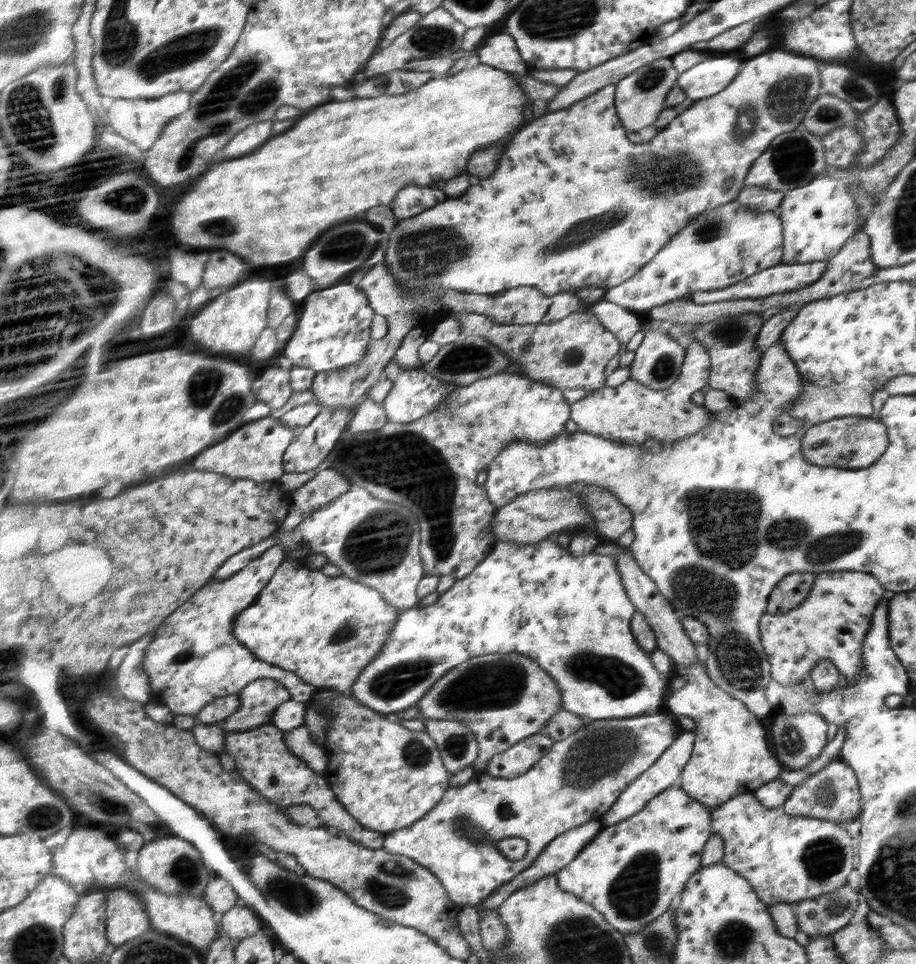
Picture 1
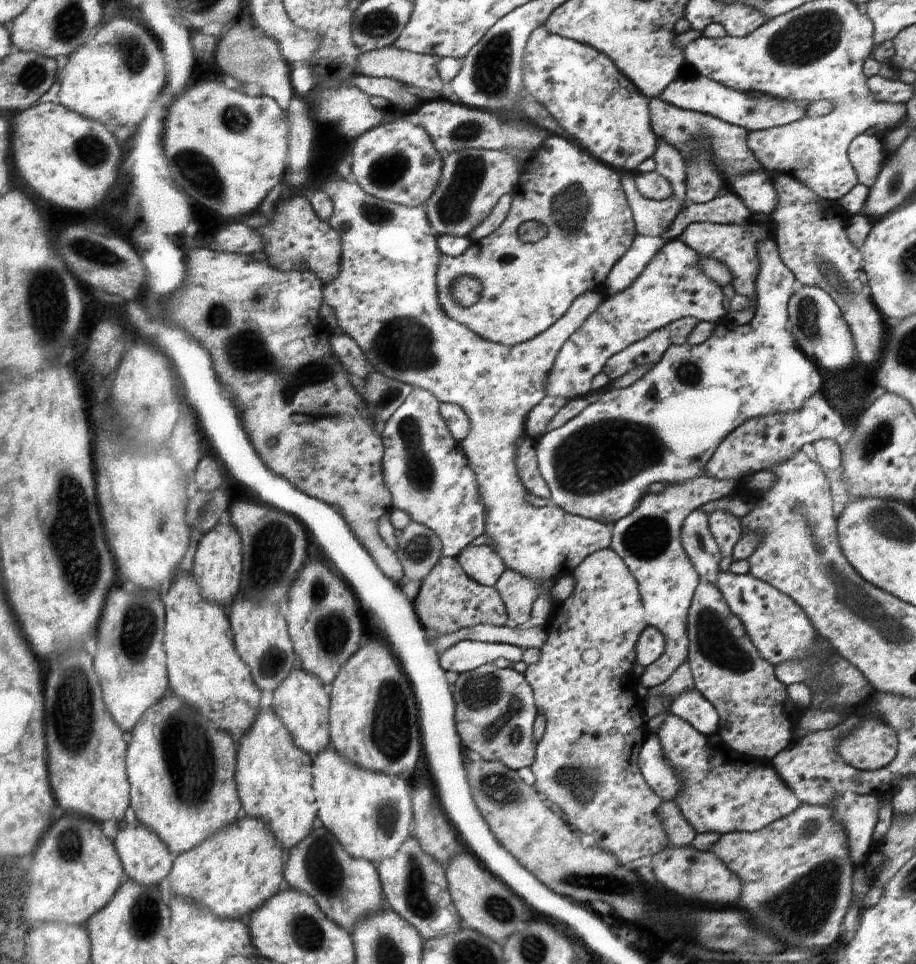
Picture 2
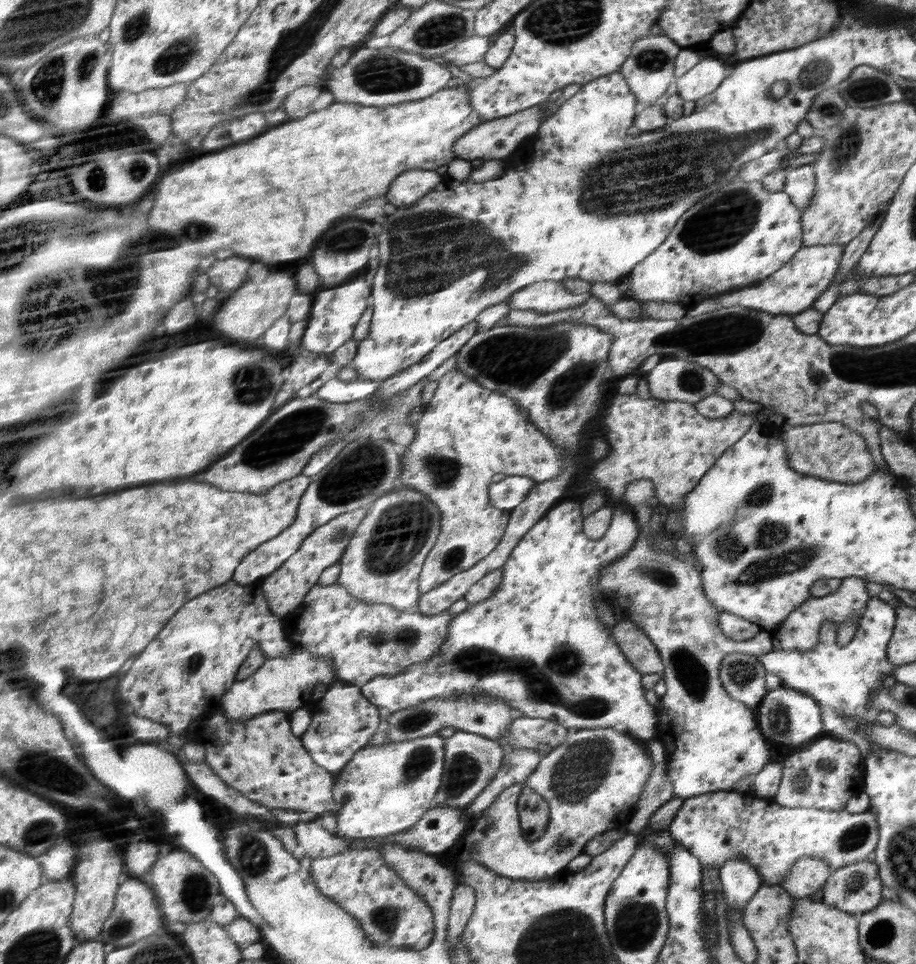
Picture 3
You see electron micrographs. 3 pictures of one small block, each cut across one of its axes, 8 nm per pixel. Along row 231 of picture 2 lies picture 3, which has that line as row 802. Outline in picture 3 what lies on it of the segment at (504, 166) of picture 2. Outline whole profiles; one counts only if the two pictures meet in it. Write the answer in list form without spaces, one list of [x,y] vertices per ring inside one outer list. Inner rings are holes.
[[[458,730],[446,736],[442,780],[434,796],[434,806],[456,808],[460,812],[465,812],[474,802],[474,798],[482,792],[483,788],[486,788],[489,782],[492,782],[492,778],[496,777],[504,754],[506,754],[506,747],[501,742],[479,734]]]

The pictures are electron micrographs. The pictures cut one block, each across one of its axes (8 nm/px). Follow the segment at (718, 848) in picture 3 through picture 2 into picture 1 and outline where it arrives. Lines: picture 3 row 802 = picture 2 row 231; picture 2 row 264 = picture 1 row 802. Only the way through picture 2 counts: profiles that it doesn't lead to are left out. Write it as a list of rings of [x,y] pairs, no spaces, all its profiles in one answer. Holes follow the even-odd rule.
[[[753,793],[739,794],[725,804],[710,808],[710,812],[711,834],[718,833],[724,841],[722,861],[727,867],[746,877],[761,901],[768,906],[777,902],[790,902],[796,905],[835,892],[846,884],[848,874],[852,872],[854,846],[842,822],[789,815],[780,806],[776,808],[762,806]]]

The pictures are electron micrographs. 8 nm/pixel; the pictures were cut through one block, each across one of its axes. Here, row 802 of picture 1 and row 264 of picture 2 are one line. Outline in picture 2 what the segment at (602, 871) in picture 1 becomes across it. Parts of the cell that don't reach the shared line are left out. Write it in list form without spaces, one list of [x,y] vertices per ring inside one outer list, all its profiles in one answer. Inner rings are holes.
[[[679,238],[667,242],[630,286],[606,296],[584,324],[573,332],[574,340],[561,348],[562,352],[557,352],[554,372],[549,372],[550,380],[545,380],[545,394],[567,401],[588,395],[593,379],[604,371],[612,356],[654,331],[684,317],[718,323],[728,313],[722,305],[723,297],[721,286],[702,270],[699,253]]]

